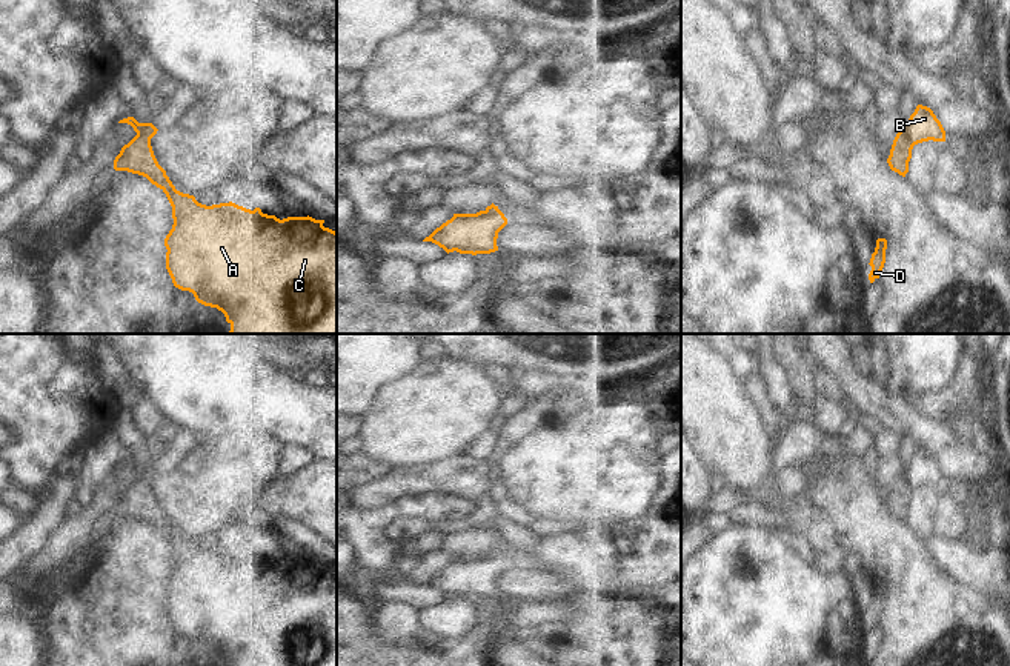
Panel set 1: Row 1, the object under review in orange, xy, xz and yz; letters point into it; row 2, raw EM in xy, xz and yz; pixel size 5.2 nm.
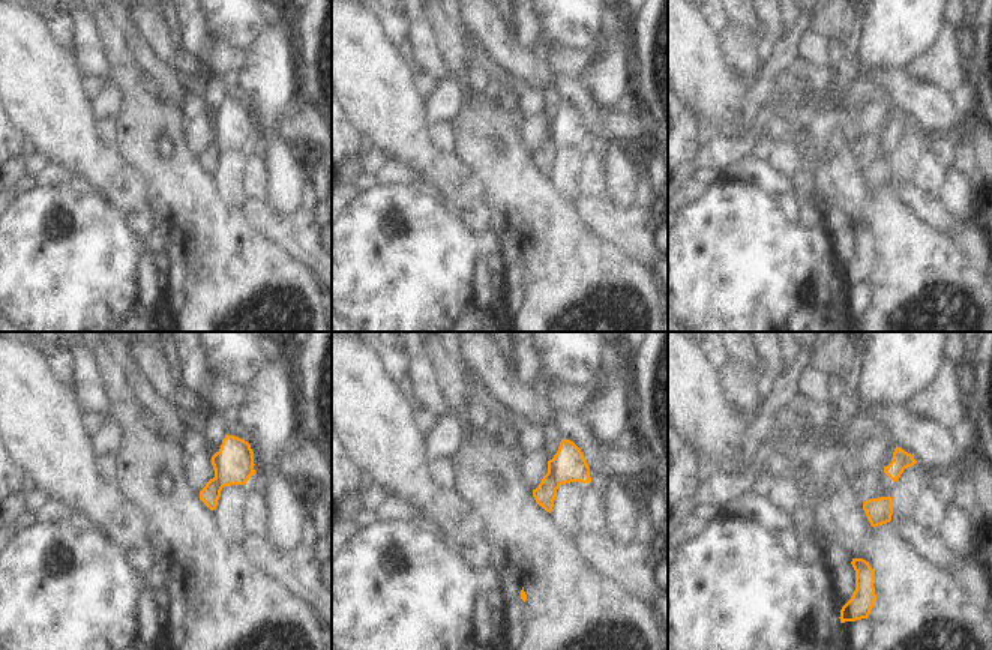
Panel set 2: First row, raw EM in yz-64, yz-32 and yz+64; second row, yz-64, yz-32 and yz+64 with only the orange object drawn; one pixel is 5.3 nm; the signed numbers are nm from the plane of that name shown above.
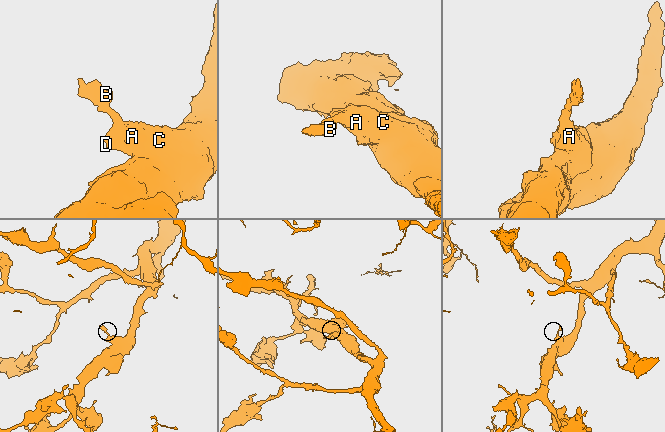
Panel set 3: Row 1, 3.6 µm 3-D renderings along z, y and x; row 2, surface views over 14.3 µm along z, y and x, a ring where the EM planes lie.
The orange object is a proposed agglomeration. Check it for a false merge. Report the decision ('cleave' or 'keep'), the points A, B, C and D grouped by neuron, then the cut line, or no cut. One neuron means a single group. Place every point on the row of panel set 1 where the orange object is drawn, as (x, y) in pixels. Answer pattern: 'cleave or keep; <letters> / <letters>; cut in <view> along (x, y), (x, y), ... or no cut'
cleave; A C D / B; cut in xy along (137, 133), (148, 133), (151, 137)

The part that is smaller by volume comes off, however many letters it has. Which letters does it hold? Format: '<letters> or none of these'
B

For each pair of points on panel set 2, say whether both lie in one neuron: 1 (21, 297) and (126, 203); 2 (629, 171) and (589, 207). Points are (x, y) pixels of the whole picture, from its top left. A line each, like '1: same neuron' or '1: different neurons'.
1: different neurons
2: different neurons

